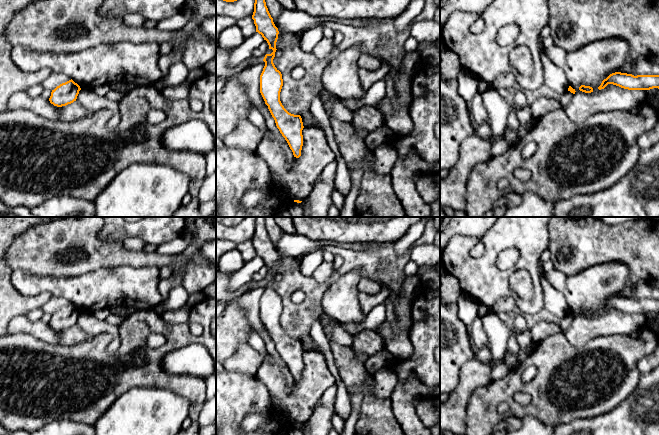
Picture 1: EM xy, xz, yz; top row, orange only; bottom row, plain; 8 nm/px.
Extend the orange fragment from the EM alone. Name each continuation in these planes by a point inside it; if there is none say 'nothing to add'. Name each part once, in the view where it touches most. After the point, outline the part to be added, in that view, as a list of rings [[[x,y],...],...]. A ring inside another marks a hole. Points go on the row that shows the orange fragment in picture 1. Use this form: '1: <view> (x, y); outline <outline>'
nothing to add

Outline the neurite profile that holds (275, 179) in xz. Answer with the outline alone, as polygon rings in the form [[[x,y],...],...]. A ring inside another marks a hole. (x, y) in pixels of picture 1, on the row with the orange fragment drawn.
[[[270,171],[270,181],[273,184],[273,186],[277,189],[282,189],[284,187],[280,176],[275,172]]]

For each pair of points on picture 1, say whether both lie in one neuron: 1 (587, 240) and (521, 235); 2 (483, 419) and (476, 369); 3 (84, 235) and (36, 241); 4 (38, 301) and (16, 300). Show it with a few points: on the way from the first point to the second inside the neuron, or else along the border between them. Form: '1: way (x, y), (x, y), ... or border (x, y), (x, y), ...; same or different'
1: border (547, 227), (548, 248); different
2: border (491, 381), (477, 387), (466, 406); different
3: way (72, 236), (61, 236), (56, 241), (48, 241); same
4: way (33, 301), (21, 301); same

